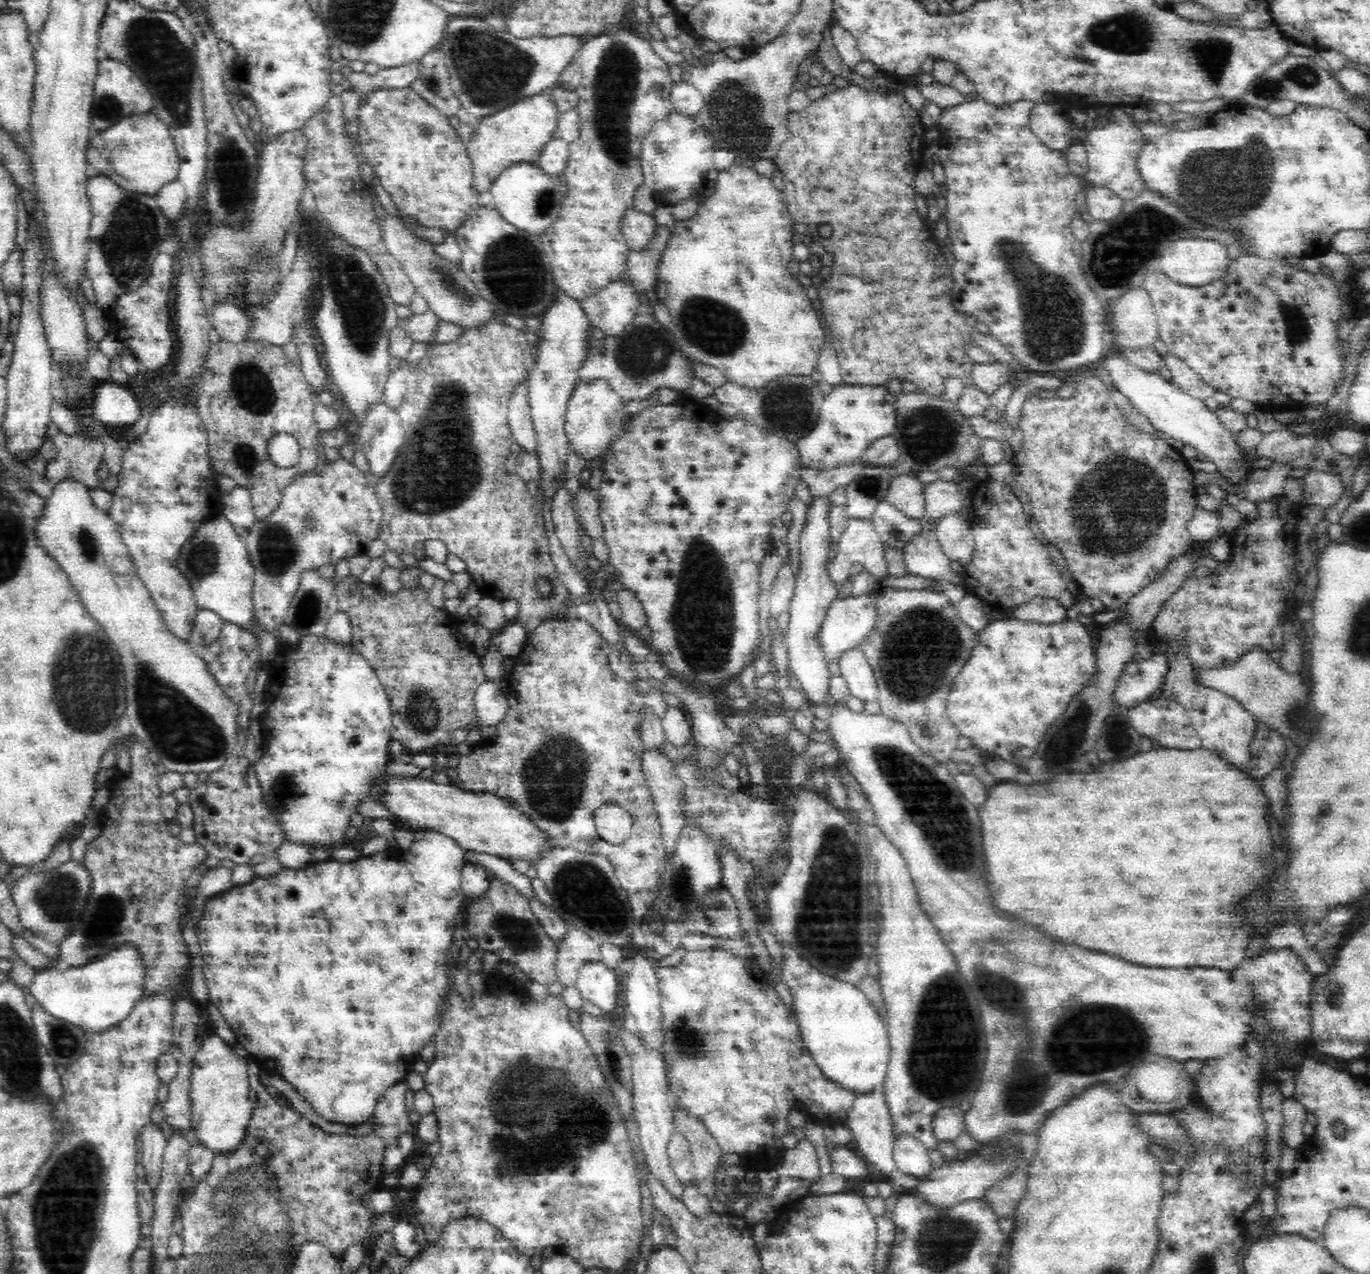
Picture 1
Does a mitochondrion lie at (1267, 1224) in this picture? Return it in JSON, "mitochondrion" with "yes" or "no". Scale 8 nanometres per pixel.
{"mitochondrion":"no"}

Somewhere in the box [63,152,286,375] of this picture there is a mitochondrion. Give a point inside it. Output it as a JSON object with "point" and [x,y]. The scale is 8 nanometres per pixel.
{"point":[124,241]}

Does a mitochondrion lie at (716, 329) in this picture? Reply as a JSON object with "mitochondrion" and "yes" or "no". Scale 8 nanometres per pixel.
{"mitochondrion":"yes"}

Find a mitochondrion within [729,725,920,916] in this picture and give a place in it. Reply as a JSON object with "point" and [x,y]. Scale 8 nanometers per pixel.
{"point":[836,856]}

